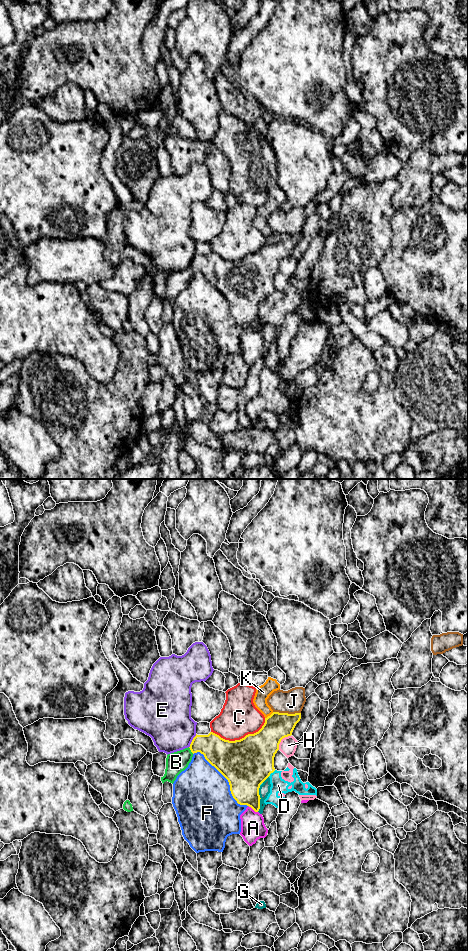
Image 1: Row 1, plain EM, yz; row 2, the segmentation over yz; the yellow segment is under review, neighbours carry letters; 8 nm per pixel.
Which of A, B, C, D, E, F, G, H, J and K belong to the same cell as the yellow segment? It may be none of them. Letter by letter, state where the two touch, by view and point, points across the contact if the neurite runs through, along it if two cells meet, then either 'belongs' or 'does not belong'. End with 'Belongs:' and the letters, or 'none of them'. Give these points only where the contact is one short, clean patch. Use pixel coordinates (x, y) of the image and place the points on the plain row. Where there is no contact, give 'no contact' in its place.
A: meets yellow in yz at (253, 329); does not belong
B: meets yellow in yz at (190, 269); runs through yz (220, 273), (214, 268), (190, 269), (176, 282); belongs
C: meets yellow in yz at (240, 259); does not belong
D: meets yellow in yz at (271, 292); does not belong
E: meets yellow in yz at (192, 261); does not belong
F: meets yellow in yz at (226, 298); does not belong
G: meets yellow in yz at (260, 318); border along yz (260, 306), (260, 328), (257, 331); does not belong
H: meets yellow in yz at (281, 259); does not belong
J: meets yellow in yz at (287, 233); does not belong
K: meets yellow in yz at (270, 235); border along yz (273, 232), (265, 238); does not belong
Belongs: B

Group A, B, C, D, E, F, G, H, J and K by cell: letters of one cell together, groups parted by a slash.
A / B / C / D G H / E / F / J / K

